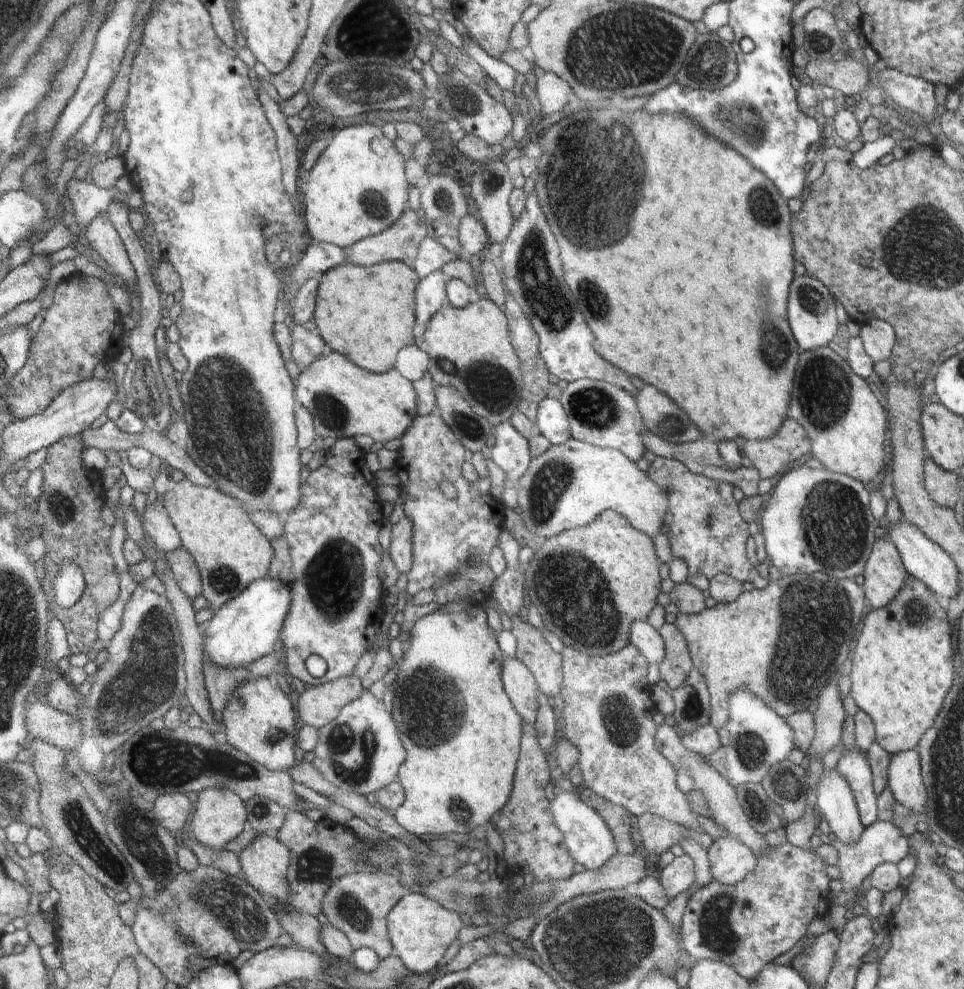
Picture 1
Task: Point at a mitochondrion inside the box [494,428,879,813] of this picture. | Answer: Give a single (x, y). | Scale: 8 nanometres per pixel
(815, 615)

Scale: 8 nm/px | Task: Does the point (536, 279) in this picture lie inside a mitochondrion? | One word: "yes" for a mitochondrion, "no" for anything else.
yes

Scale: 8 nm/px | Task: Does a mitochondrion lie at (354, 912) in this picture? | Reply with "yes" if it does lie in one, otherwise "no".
yes

